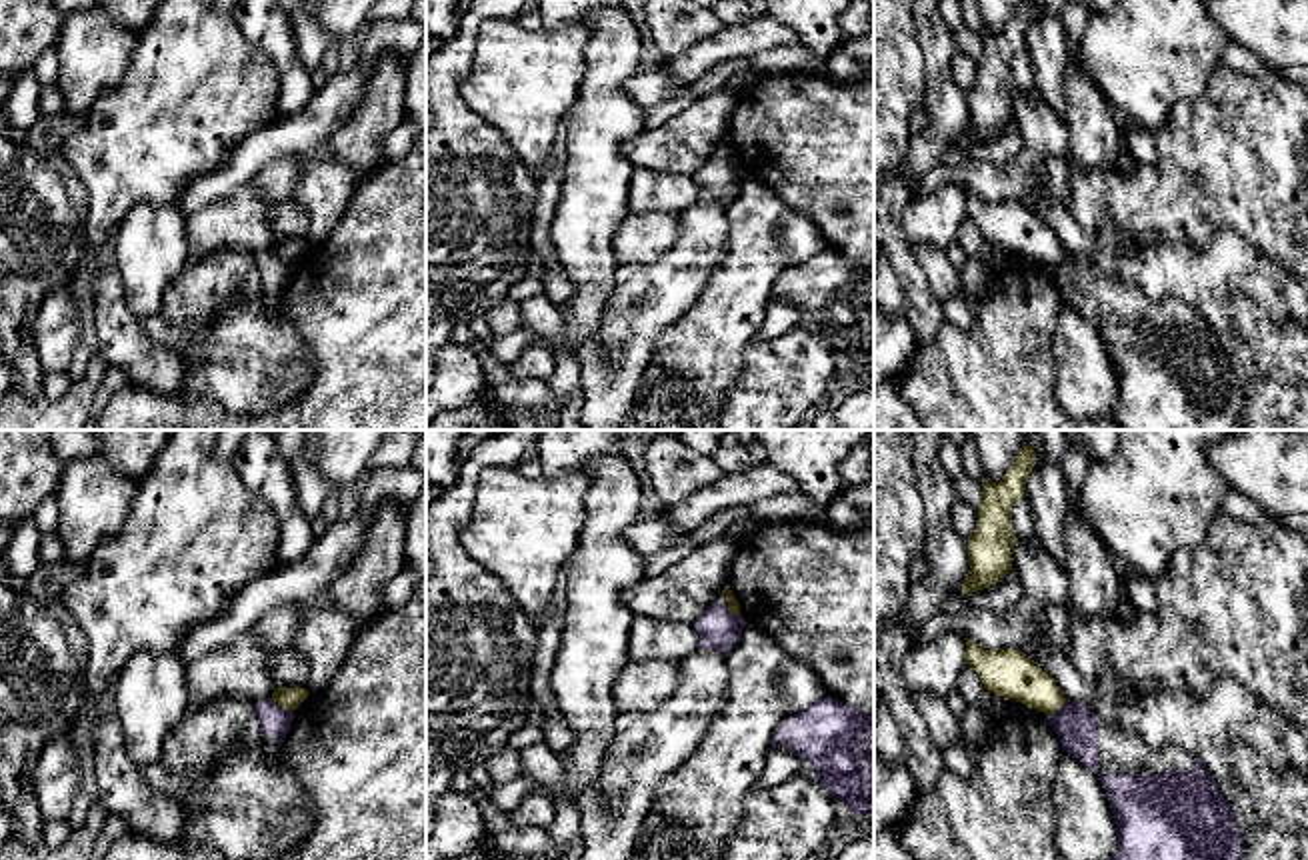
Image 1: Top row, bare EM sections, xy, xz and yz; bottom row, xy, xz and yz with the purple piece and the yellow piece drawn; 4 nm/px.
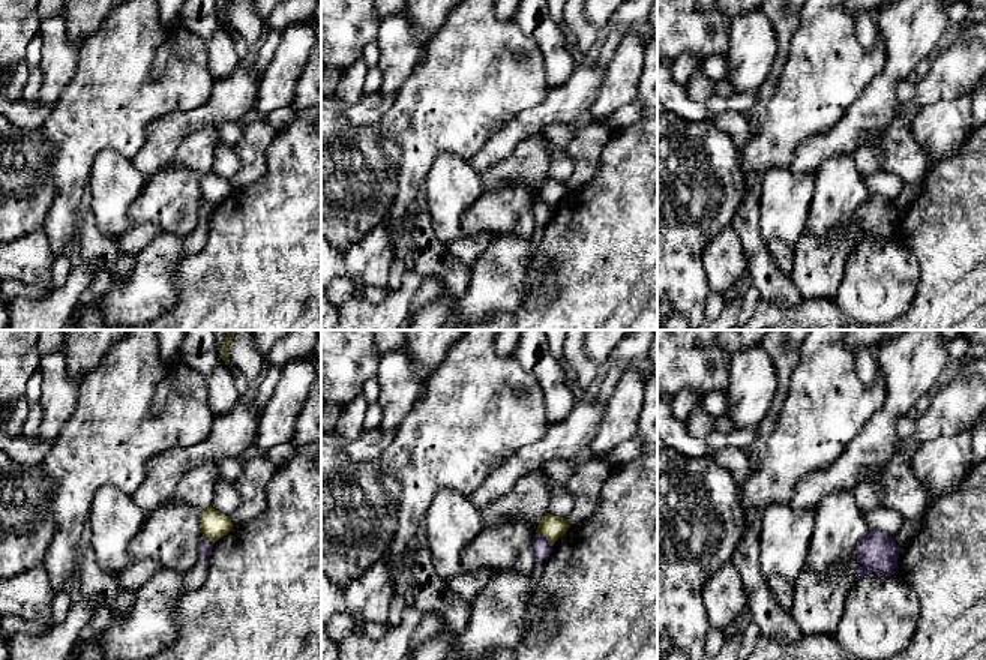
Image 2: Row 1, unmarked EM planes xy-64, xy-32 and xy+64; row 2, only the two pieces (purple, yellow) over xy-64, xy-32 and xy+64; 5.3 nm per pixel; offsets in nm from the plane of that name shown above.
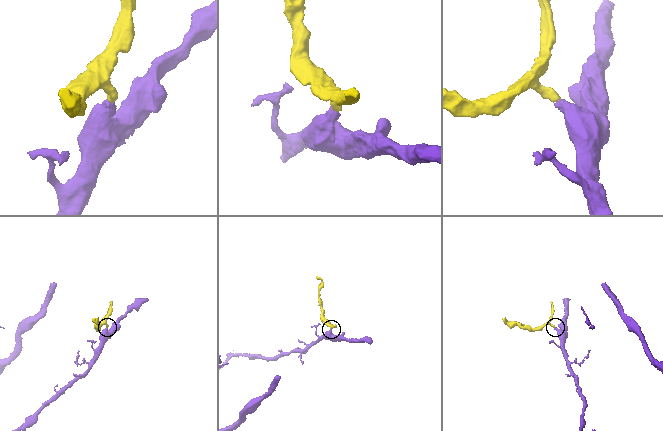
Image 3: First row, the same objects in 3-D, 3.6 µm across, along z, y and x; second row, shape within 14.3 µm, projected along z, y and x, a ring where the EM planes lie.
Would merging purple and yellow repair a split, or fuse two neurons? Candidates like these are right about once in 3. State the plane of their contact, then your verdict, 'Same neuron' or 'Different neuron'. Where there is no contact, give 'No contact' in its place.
Touches purple in xy. Different neuron

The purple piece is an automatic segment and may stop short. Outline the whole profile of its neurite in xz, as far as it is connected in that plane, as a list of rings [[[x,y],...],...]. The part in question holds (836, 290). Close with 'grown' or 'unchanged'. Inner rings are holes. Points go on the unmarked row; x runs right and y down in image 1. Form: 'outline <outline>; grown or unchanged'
outline [[[826,248],[810,260],[784,272],[772,290],[772,298],[784,298],[816,318],[820,332],[834,352],[848,356],[856,368],[874,360],[874,266],[860,264]]]; unchanged

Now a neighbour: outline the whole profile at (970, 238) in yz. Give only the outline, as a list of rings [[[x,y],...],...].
[[[968,216],[964,218],[960,226],[956,240],[960,242],[960,246],[964,248],[970,260],[980,258],[982,248],[986,244],[984,234],[976,226],[976,222]]]

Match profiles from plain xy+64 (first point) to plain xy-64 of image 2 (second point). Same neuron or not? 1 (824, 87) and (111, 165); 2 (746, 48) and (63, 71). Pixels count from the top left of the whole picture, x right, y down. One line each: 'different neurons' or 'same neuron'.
1: different neurons
2: same neuron

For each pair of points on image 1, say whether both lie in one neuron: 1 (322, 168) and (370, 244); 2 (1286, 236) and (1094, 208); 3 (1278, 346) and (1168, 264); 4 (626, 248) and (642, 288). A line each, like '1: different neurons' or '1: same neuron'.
1: different neurons
2: same neuron
3: same neuron
4: different neurons

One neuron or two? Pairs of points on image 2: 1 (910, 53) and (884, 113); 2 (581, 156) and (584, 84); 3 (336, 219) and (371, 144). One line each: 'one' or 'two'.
1: one
2: two
3: one

